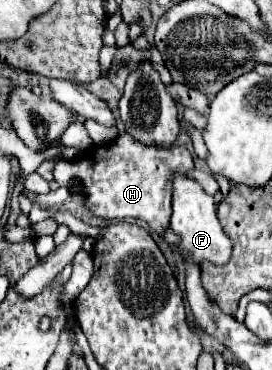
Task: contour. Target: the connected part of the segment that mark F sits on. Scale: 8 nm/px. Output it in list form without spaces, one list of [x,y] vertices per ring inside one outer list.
[[[175,177],[171,229],[173,229],[175,235],[179,235],[179,245],[177,247],[179,247],[181,255],[187,257],[197,267],[203,267],[203,263],[227,265],[227,261],[231,259],[233,241],[227,237],[227,233],[221,229],[221,225],[217,221],[215,201],[191,177]]]

